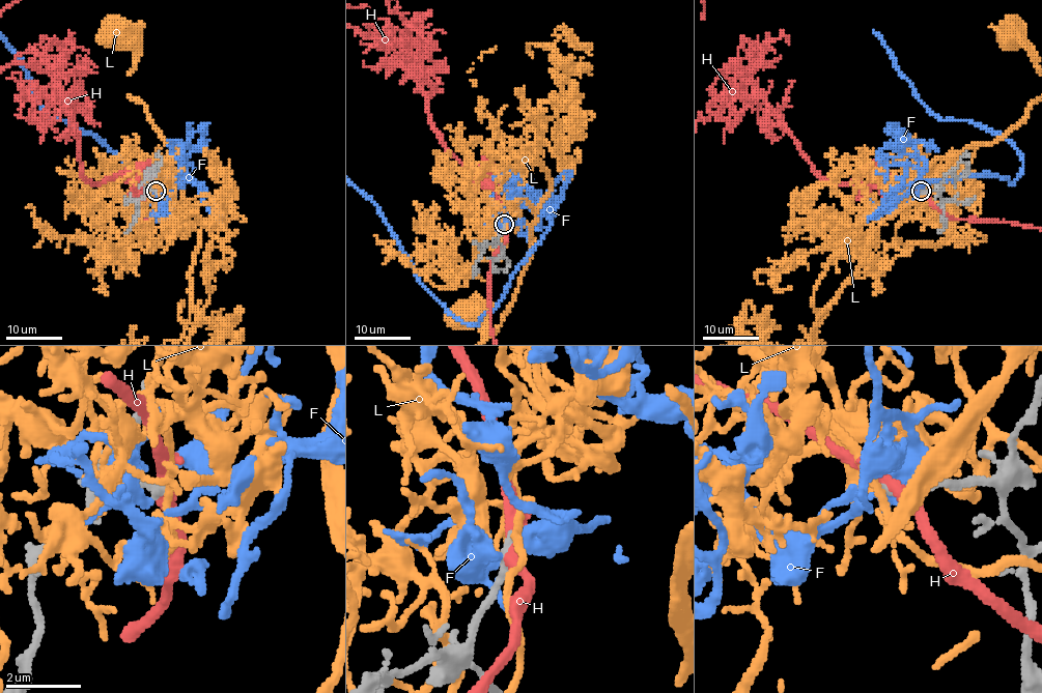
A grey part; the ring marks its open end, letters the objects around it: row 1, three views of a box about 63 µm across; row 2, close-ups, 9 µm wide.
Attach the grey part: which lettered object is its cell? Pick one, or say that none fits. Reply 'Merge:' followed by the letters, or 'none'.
Merge: none

